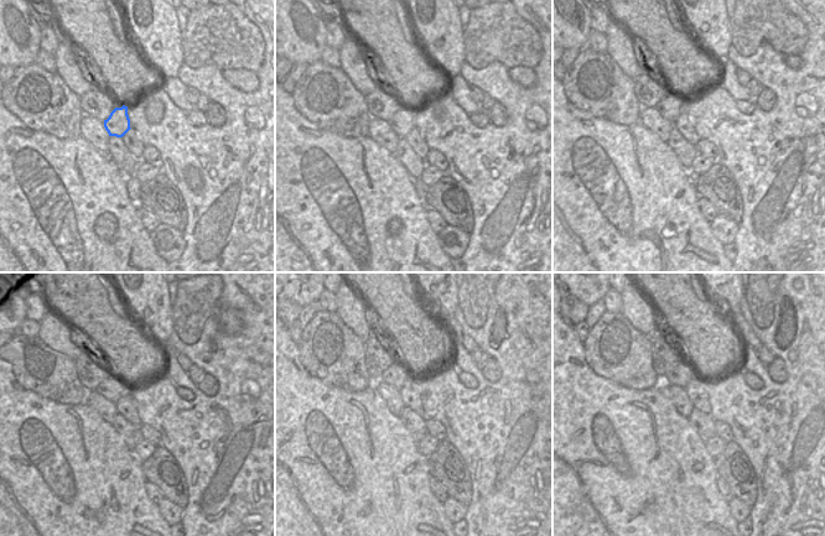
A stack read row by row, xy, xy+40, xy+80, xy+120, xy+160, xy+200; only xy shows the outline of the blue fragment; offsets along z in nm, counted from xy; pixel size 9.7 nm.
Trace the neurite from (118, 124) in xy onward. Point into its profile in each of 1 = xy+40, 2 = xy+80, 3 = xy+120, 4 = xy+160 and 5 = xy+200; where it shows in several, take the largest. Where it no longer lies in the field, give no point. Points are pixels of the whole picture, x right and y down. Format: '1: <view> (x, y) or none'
1: xy+40 (403, 121)
2: xy+80 (684, 120)
3: xy+120 (129, 399)
4: xy+160 (410, 394)
5: xy+200 (696, 390)

